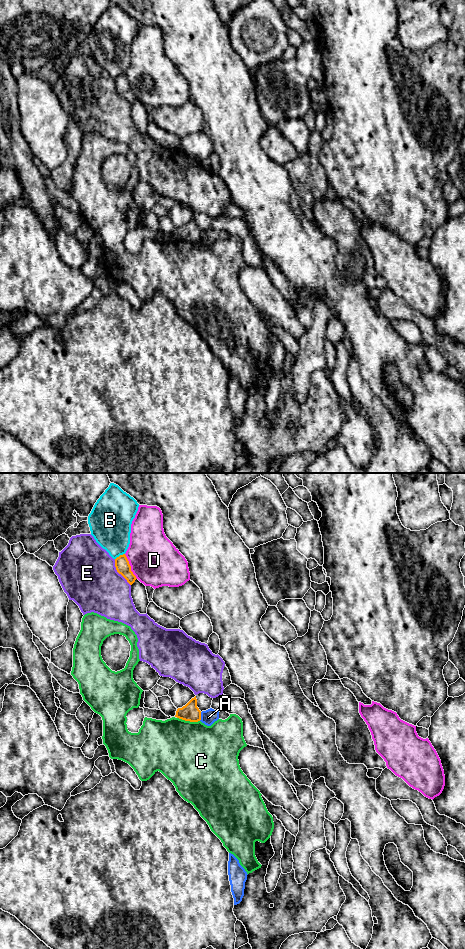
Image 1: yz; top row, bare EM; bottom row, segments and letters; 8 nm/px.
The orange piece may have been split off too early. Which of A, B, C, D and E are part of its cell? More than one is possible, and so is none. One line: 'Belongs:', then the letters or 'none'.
Belongs: none

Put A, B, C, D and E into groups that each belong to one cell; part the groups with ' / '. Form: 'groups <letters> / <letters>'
groups A / B / C / D / E

